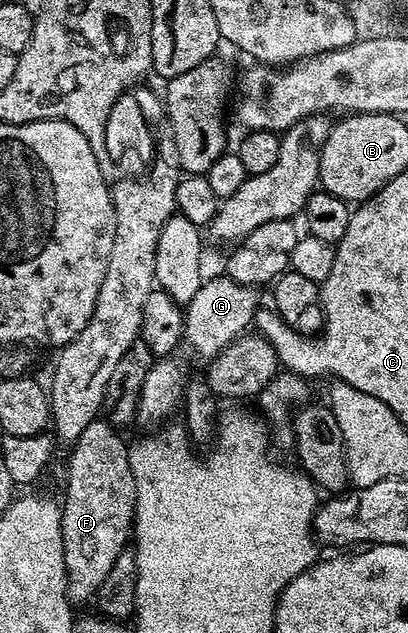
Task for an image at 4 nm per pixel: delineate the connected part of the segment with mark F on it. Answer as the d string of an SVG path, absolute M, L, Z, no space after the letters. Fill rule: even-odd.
M98 418L91 422L91 426L87 426L87 430L83 430L83 434L79 434L79 438L72 441L71 448L73 453L69 456L69 481L65 484L65 500L61 504L61 529L63 530L63 562L65 563L65 577L67 578L67 586L69 587L69 599L74 605L80 606L94 599L99 590L99 586L103 582L103 578L107 578L107 574L111 570L111 566L115 563L115 558L119 558L119 554L126 551L127 545L131 540L131 529L133 527L133 513L137 510L137 499L135 498L135 478L131 474L131 462L129 461L129 444L120 436L122 434L116 427L111 425L105 418Z

